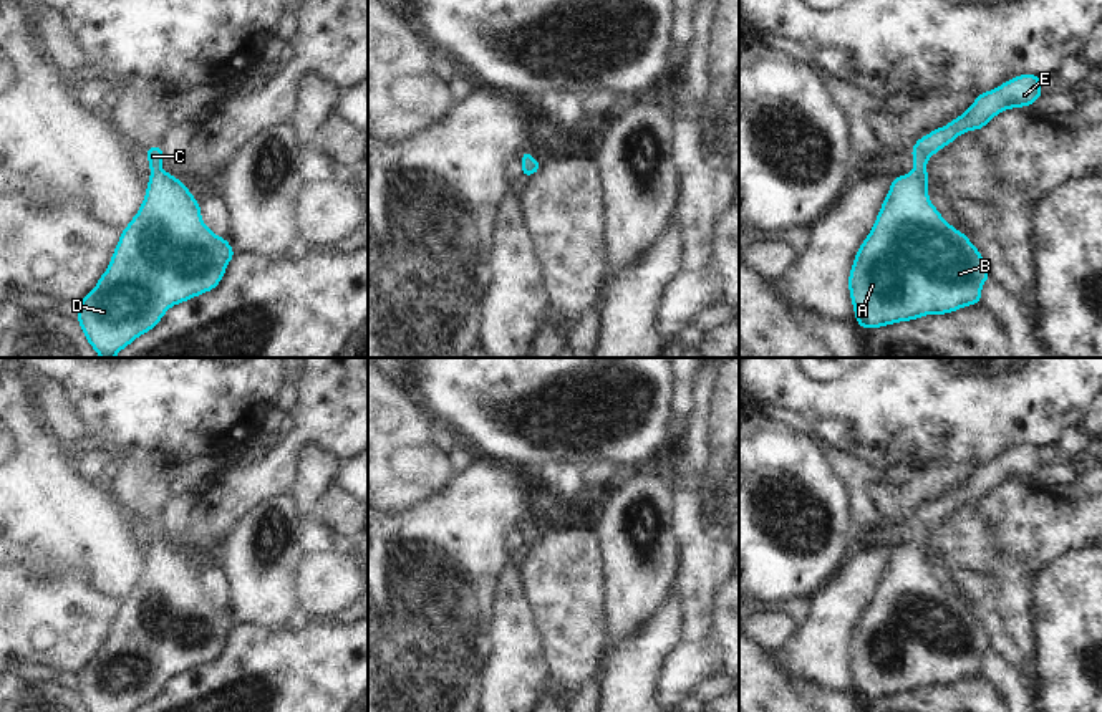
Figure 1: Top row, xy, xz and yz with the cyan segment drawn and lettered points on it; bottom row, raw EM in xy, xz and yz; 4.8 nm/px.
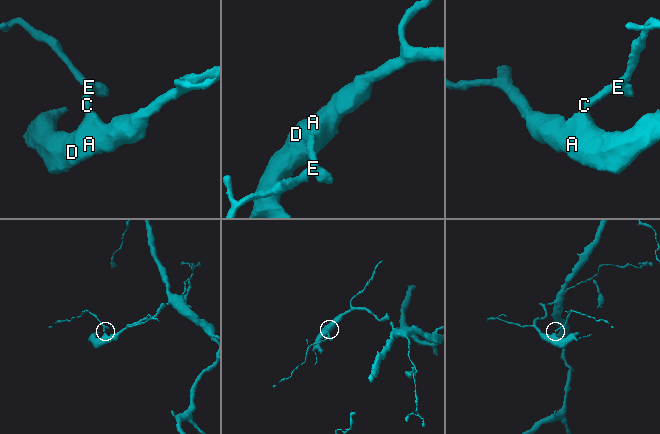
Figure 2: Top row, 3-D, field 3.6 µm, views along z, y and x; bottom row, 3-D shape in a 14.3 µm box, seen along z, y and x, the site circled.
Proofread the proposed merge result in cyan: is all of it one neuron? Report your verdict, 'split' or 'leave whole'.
leave whole

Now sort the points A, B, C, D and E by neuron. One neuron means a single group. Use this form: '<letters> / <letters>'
A B C D E

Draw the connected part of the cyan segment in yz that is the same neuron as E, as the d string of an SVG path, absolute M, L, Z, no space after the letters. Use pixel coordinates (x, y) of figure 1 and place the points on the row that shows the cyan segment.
M1032 73L1019 75L996 89L978 93L974 103L961 116L951 119L948 126L936 127L928 136L916 139L910 151L915 161L913 171L892 179L873 229L857 250L848 273L848 293L855 321L862 330L981 305L981 290L991 273L973 242L950 225L931 204L926 187L930 184L926 162L958 136L973 129L981 131L999 113L1031 106L1041 96L1041 76Z

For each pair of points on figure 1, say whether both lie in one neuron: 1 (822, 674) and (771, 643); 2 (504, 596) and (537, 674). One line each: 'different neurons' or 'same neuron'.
1: different neurons
2: same neuron

